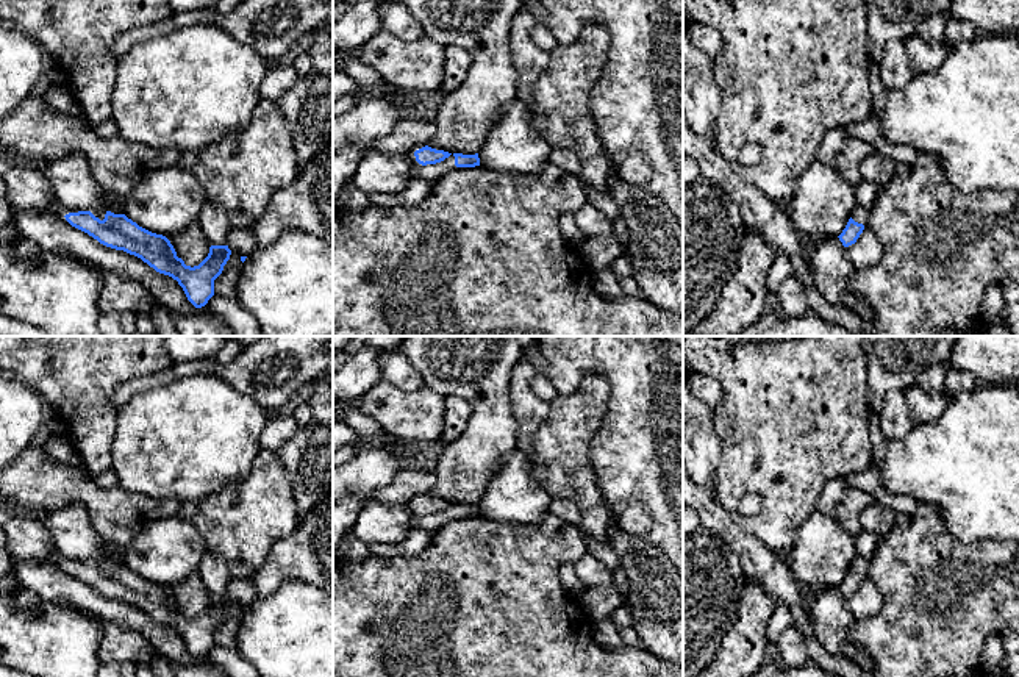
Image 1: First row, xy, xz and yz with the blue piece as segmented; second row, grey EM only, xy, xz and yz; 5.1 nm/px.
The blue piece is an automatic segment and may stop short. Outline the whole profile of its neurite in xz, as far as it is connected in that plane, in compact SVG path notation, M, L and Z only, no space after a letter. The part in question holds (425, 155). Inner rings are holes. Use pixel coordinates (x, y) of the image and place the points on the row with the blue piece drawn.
M428 145L414 152L416 166L414 172L419 178L434 181L444 174L455 170L456 167L475 167L480 166L478 153L463 155L463 153L449 153L444 150L436 150Z

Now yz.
M856 203L846 228L838 236L844 247L849 247L856 242L856 239L860 238L867 224L867 216L869 210Z

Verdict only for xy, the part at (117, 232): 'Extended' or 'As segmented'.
Extended

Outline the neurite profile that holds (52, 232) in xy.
M13 211L13 225L39 247L66 260L86 261L142 285L156 306L195 313L183 288L169 275L156 272L141 258L100 244L55 213Z

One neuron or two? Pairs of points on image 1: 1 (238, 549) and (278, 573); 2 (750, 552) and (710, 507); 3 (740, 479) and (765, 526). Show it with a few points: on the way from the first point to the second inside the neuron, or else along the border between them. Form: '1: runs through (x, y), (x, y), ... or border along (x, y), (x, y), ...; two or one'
1: border along (288, 535), (272, 546), (264, 563), (249, 577); two
2: runs through (740, 541), (716, 518); one
3: runs through (754, 482), (768, 496), (768, 512); one

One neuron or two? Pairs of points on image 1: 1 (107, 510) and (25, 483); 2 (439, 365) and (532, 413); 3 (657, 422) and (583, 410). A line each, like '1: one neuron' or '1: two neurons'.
1: one neuron
2: two neurons
3: two neurons

